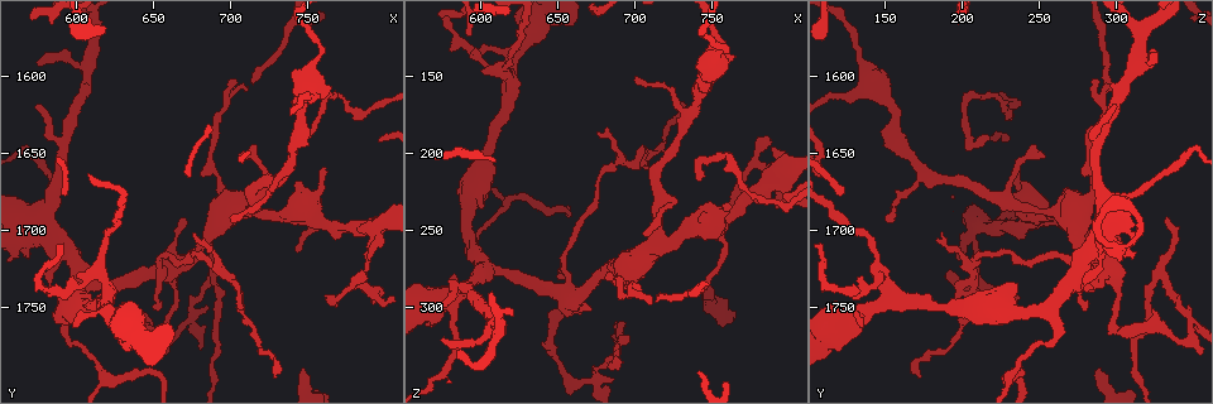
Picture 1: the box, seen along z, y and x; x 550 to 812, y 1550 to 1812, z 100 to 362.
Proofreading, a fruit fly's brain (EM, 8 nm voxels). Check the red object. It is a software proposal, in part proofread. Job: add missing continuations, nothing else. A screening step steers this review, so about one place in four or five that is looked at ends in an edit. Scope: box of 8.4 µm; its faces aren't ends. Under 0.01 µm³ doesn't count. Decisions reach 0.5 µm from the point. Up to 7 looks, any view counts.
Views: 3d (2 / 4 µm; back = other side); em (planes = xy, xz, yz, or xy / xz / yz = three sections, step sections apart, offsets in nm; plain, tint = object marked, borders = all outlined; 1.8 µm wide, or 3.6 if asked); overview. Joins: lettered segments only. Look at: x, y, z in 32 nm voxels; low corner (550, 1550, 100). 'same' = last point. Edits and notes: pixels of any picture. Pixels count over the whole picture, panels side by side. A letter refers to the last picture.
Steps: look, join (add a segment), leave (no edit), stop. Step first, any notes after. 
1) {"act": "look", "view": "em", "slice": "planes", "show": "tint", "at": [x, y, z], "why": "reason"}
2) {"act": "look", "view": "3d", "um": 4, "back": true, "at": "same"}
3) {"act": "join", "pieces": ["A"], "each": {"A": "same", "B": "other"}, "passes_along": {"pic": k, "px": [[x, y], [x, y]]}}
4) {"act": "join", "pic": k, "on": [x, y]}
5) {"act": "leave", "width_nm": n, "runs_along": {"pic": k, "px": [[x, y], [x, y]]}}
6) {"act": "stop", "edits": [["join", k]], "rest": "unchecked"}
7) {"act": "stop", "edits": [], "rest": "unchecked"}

{"act": "look", "view": "3d", "um": 4, "at": [754, 1692, 248], "why": "side arm on a straight run"}

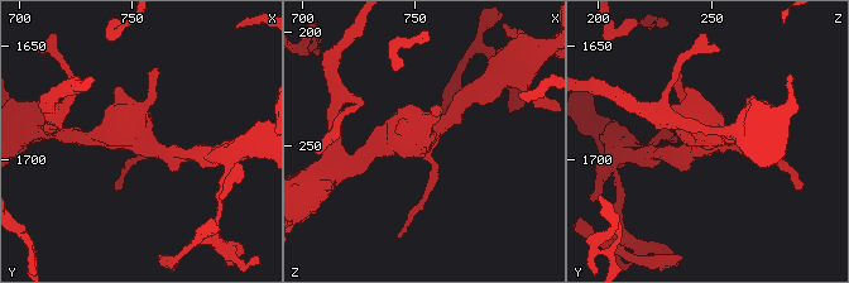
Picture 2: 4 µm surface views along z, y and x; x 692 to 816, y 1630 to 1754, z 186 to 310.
{"act": "look", "view": "em", "um": 3.6, "slice": "planes", "show": "plain", "at": [755, 1693, 246]}

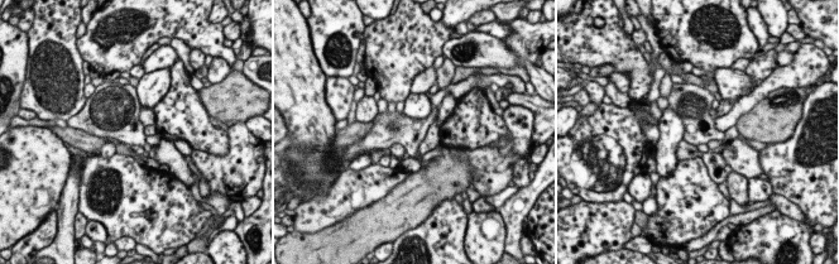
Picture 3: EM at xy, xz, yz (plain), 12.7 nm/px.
{"act": "look", "view": "em", "um": 3.6, "slice": "planes", "show": "borders", "at": "same"}

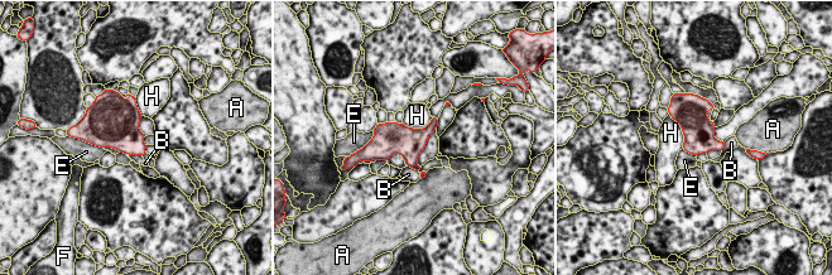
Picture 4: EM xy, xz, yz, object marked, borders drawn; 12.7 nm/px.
{"act": "leave", "longest_contact_nm": ["H", 480], "each": {"A": "other", "B": "other", "E": "other", "F": "other", "H": "other"}, "border": {"pic": 4, "px": [[669, 114], [681, 128], [683, 148]]}, "found": "none of them fits"}

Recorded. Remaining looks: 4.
{"act": "look", "view": "em", "slice": "yz", "step": 4, "show": "tint", "at": [716, 1604, 296], "why": "tapers out"}

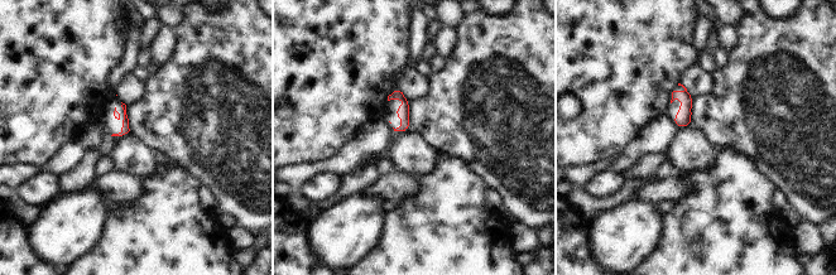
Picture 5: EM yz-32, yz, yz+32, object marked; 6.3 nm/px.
{"act": "look", "view": "em", "slice": "planes", "show": "borders", "at": "same"}

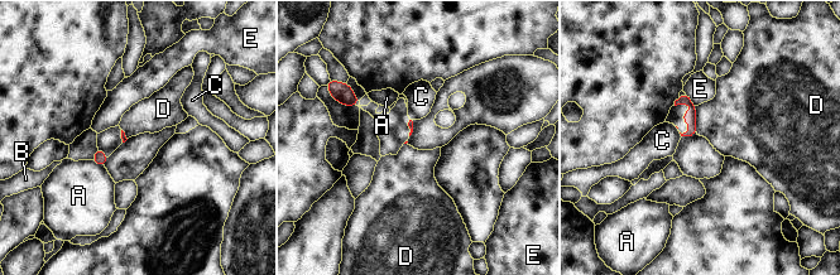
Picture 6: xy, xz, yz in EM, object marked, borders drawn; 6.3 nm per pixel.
{"act": "leave", "each": {"A": "other", "B": "other", "C": "other", "D": "other", "E": "other"}, "border": {"pic": 6, "px": [[695, 106], [695, 129], [697, 133]]}, "found": "none of them fits"}

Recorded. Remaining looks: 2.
{"act": "stop", "edits": [], "rest": "unchecked"}

